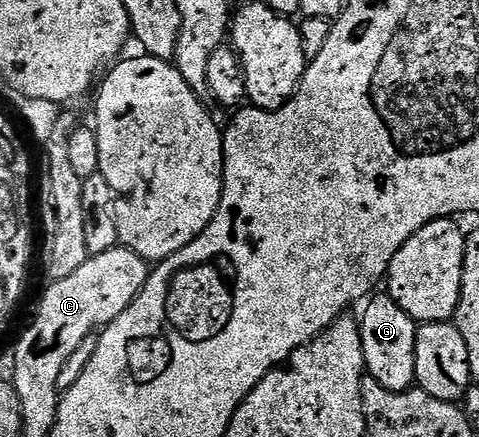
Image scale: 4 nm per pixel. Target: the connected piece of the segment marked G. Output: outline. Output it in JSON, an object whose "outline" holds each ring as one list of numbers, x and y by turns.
{"outline":[[376,292,363,303,364,315,359,315,360,335,362,336,362,352,367,377,378,380,382,388,390,392,402,392,416,386,416,332,418,323,412,319,397,302,386,292]]}

